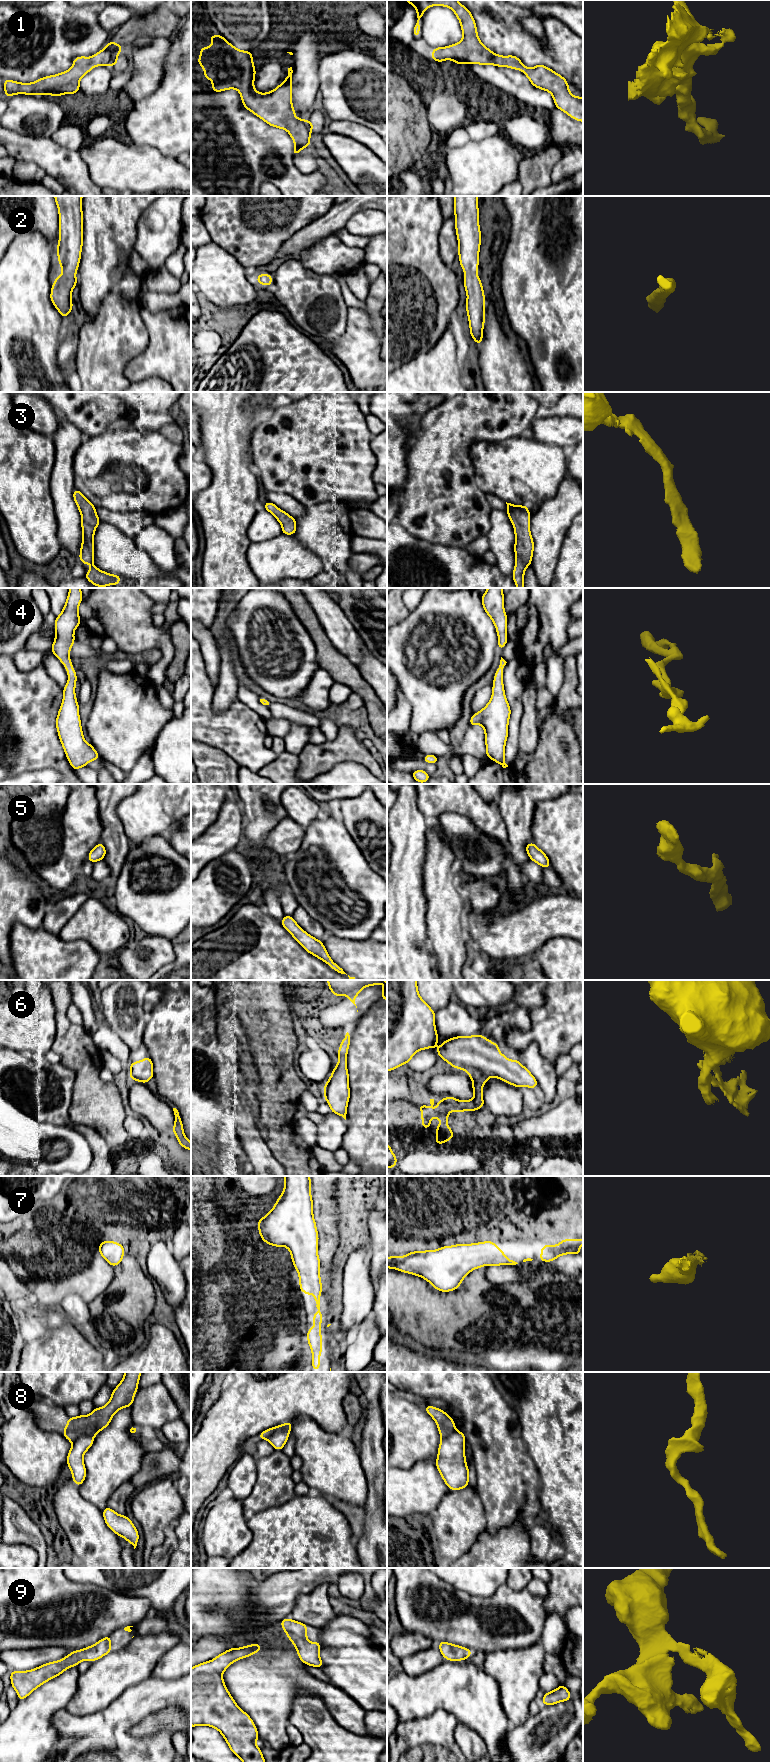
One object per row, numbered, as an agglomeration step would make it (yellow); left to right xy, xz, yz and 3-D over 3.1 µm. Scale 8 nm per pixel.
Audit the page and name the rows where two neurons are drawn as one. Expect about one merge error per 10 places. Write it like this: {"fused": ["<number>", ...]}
{"fused": ["8"]}

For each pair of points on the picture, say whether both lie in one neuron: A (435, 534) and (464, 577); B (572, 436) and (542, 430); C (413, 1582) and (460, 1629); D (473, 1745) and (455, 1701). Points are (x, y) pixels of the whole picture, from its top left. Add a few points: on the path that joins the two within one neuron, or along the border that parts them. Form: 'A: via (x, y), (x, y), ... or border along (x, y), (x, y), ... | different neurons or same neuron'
A: border along (420, 539), (435, 544), (464, 548) | different neurons
B: via (565, 431), (549, 430) | same neuron
C: via (409, 1602), (415, 1618), (440, 1624) | same neuron
D: border along (458, 1721), (473, 1729), (483, 1740) | different neurons

